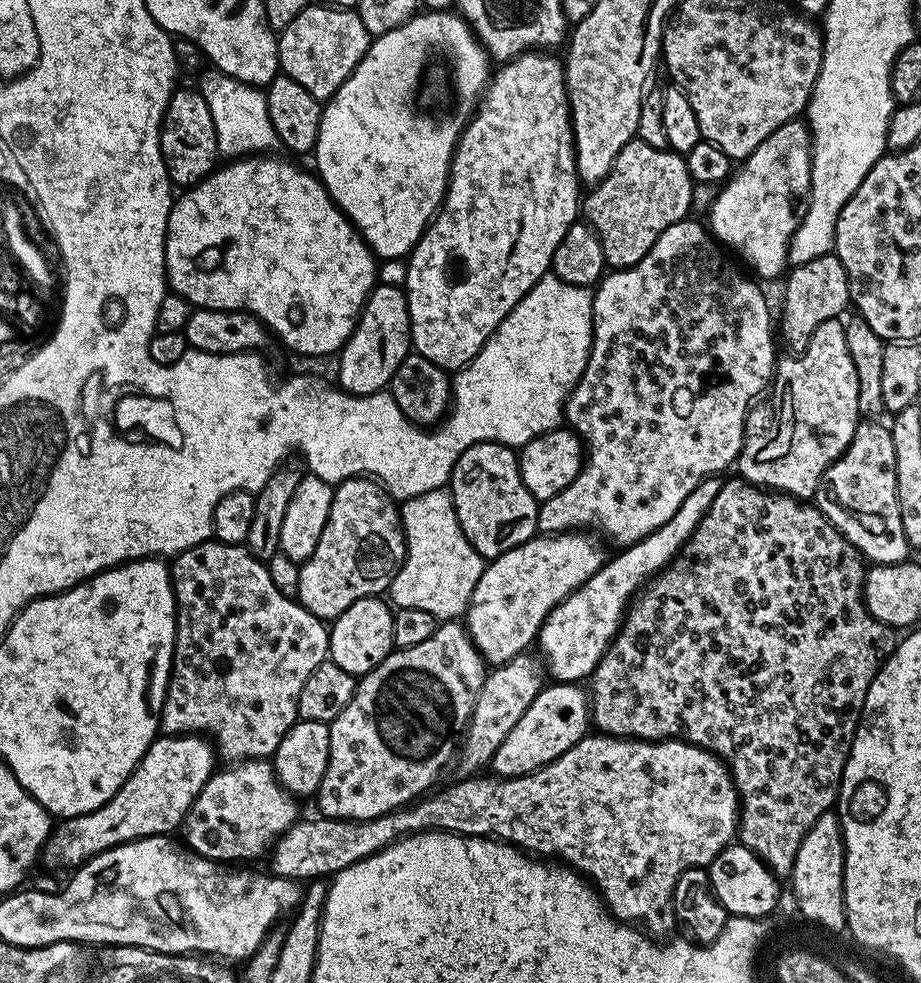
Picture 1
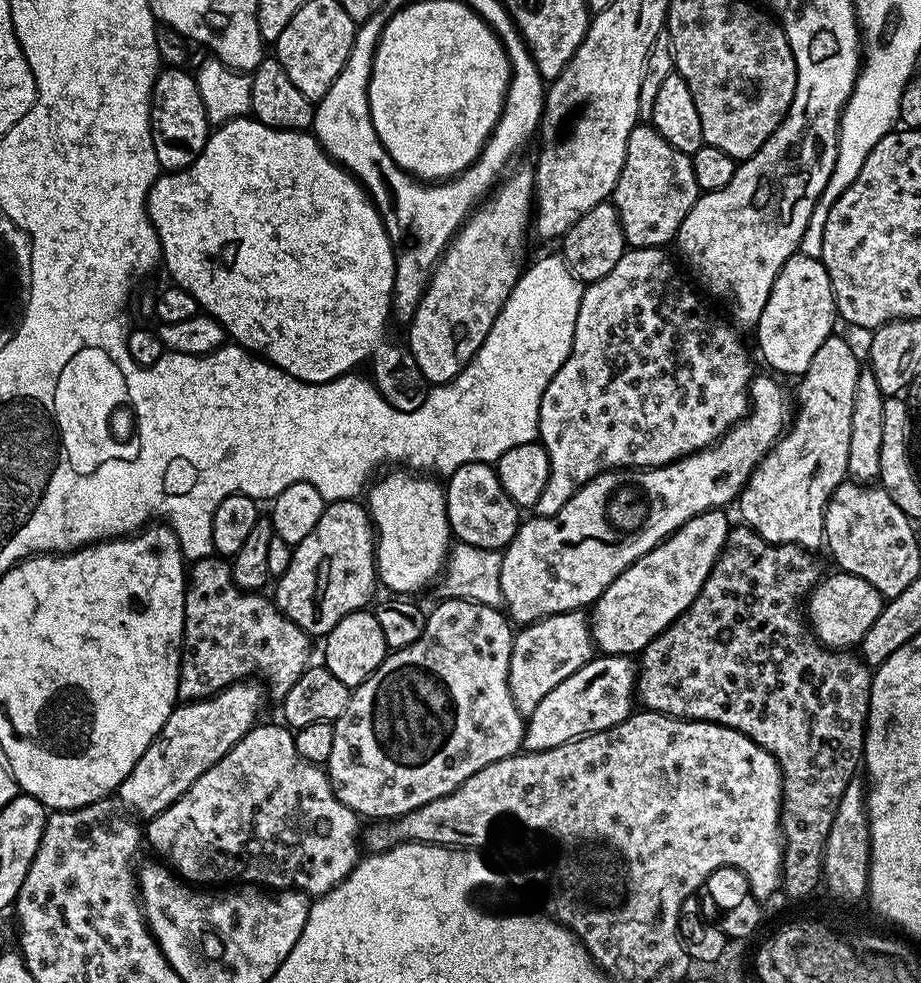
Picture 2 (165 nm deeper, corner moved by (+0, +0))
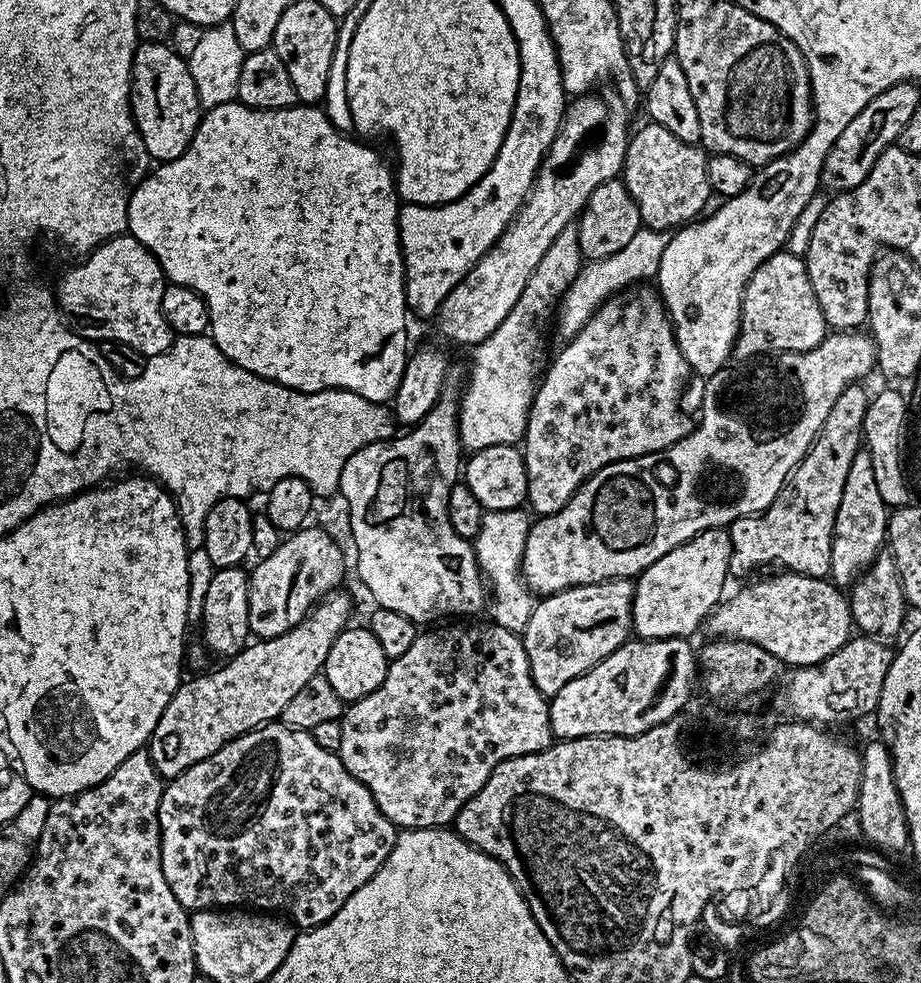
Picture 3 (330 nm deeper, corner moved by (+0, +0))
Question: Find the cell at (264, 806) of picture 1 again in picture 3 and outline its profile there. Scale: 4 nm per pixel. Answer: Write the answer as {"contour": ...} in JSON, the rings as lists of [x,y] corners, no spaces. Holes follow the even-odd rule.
{"contour":[[[283,722],[266,724],[242,734],[222,746],[222,750],[218,750],[210,758],[171,777],[164,786],[158,818],[162,874],[166,874],[166,882],[170,890],[174,890],[174,898],[178,898],[185,910],[267,910],[272,914],[283,914],[300,930],[317,928],[319,924],[325,924],[330,918],[334,918],[334,914],[342,910],[346,898],[350,898],[354,890],[374,878],[382,862],[386,862],[390,850],[394,850],[398,835],[396,825],[390,822],[390,818],[386,818],[386,814],[382,814],[382,810],[378,810],[370,790],[366,790],[366,786],[358,782],[358,778],[349,774],[337,753],[322,750],[322,746],[314,742],[311,731],[287,728]]]}

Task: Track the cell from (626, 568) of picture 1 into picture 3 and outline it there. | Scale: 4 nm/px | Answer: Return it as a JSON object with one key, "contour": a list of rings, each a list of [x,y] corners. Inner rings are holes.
{"contour":[[[707,528],[685,544],[679,544],[674,550],[662,554],[658,562],[654,562],[645,572],[635,577],[632,590],[632,628],[635,635],[641,640],[674,640],[691,637],[691,632],[699,624],[701,627],[712,613],[712,609],[721,603],[725,595],[724,583],[729,583],[730,580],[728,563],[731,557],[732,540],[724,528]]]}

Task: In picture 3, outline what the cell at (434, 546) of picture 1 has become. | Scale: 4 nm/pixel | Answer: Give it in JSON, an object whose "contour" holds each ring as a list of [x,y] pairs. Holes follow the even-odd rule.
{"contour":[[[519,508],[485,513],[482,526],[472,542],[476,564],[490,589],[488,600],[489,619],[511,632],[522,634],[530,620],[536,600],[531,589],[523,581],[520,571],[521,556],[525,552],[525,540],[532,525],[529,513]]]}

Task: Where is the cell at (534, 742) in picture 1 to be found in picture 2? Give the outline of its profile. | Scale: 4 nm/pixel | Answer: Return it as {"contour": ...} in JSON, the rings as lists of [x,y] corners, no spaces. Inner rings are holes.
{"contour":[[[600,654],[589,660],[577,672],[570,674],[566,682],[558,682],[558,686],[538,702],[534,714],[526,717],[523,747],[530,752],[545,752],[577,740],[579,736],[607,732],[633,713],[636,674],[633,661],[626,656]]]}

